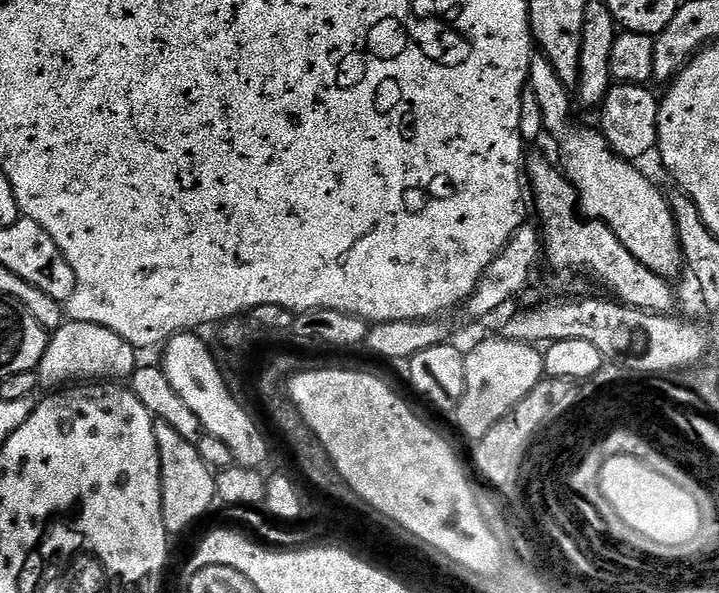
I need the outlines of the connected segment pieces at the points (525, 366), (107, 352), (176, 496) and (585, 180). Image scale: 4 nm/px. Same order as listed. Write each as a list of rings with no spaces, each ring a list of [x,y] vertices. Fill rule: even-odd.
[[[503,338],[496,340],[484,340],[481,344],[476,344],[472,349],[467,349],[464,357],[466,366],[466,390],[462,394],[460,403],[454,409],[456,415],[456,424],[460,427],[460,432],[464,436],[469,436],[472,442],[481,440],[486,434],[490,434],[490,426],[494,426],[502,418],[506,418],[538,386],[541,380],[545,379],[544,371],[544,352],[539,347],[522,344],[520,342],[510,342]]]
[[[66,322],[61,328],[51,333],[48,348],[38,369],[41,385],[52,390],[55,384],[68,386],[71,380],[76,382],[96,382],[101,378],[111,378],[116,382],[124,382],[131,377],[138,367],[137,349],[126,342],[114,330],[106,330],[93,324],[77,324]]]
[[[156,420],[156,441],[160,459],[164,525],[170,534],[184,532],[195,520],[202,519],[207,514],[212,500],[214,504],[217,499],[216,477],[212,469],[206,466],[206,462],[202,462],[199,447],[186,442],[182,434],[174,431],[174,426],[166,426],[166,422]]]
[[[542,54],[533,55],[528,71],[528,84],[530,85],[530,96],[536,99],[536,104],[540,107],[540,116],[544,119],[544,128],[556,139],[556,144],[560,147],[559,167],[562,169],[568,181],[576,188],[579,207],[583,215],[589,220],[601,220],[610,230],[614,230],[614,238],[634,254],[642,266],[646,266],[654,274],[658,274],[663,280],[675,281],[675,276],[682,272],[682,257],[680,255],[680,243],[676,233],[676,223],[672,206],[667,195],[663,196],[642,173],[633,161],[625,160],[619,156],[615,150],[608,145],[604,133],[595,127],[583,128],[580,124],[572,121],[572,100],[570,89],[564,85],[562,78],[554,70],[552,63]]]

